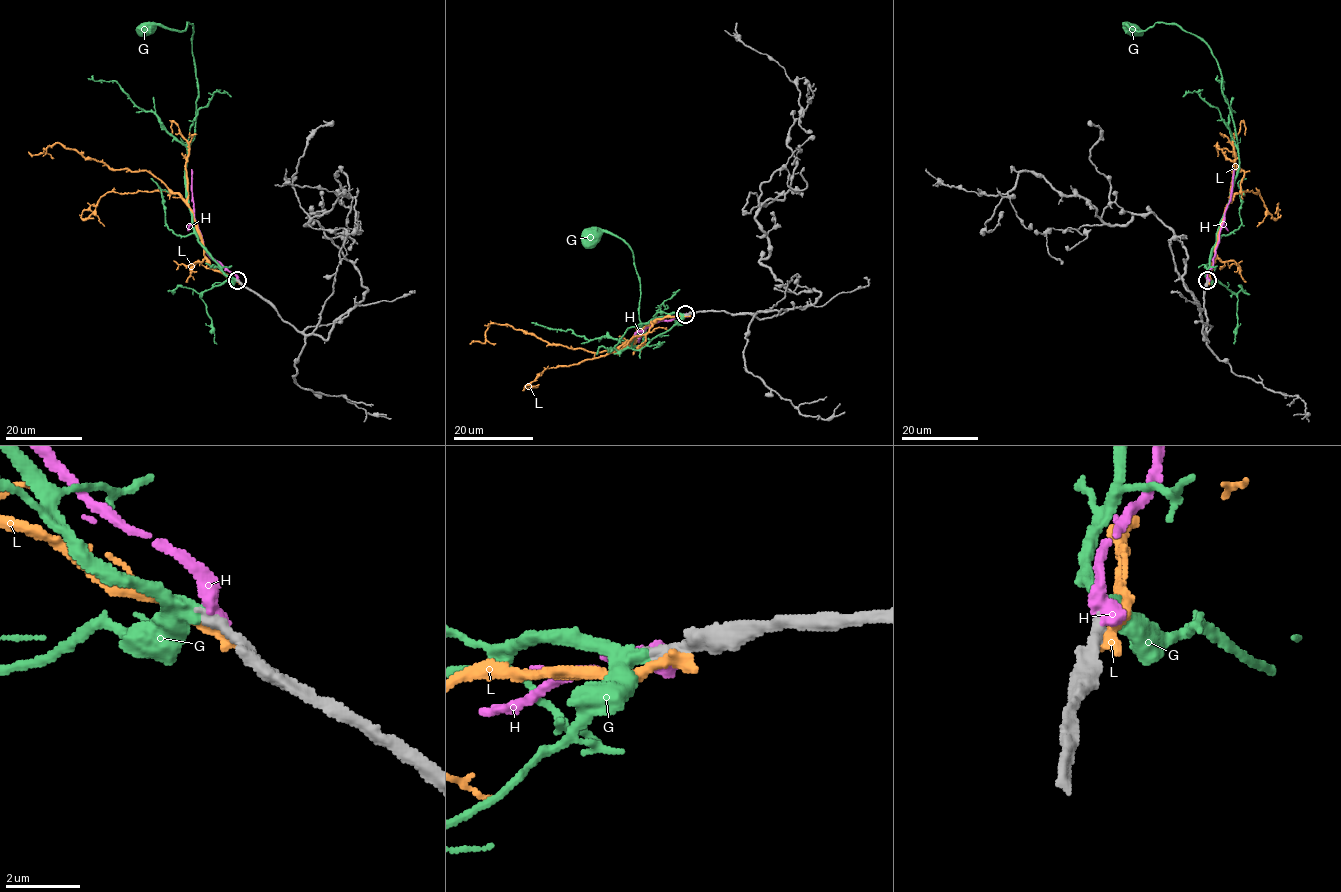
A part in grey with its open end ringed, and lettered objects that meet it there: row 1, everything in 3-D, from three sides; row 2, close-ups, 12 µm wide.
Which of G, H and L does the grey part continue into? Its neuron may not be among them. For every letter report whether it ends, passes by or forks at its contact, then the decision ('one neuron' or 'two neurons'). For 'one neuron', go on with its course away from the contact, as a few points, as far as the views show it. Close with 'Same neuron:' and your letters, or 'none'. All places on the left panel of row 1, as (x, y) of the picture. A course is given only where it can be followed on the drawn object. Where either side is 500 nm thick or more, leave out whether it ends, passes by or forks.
G: it ends; one neuron; course (237, 280), (198, 240), (186, 197), (198, 90), (192, 25), (143, 28)
H: two neurons
L: it ends; two neurons
Same neuron: G

